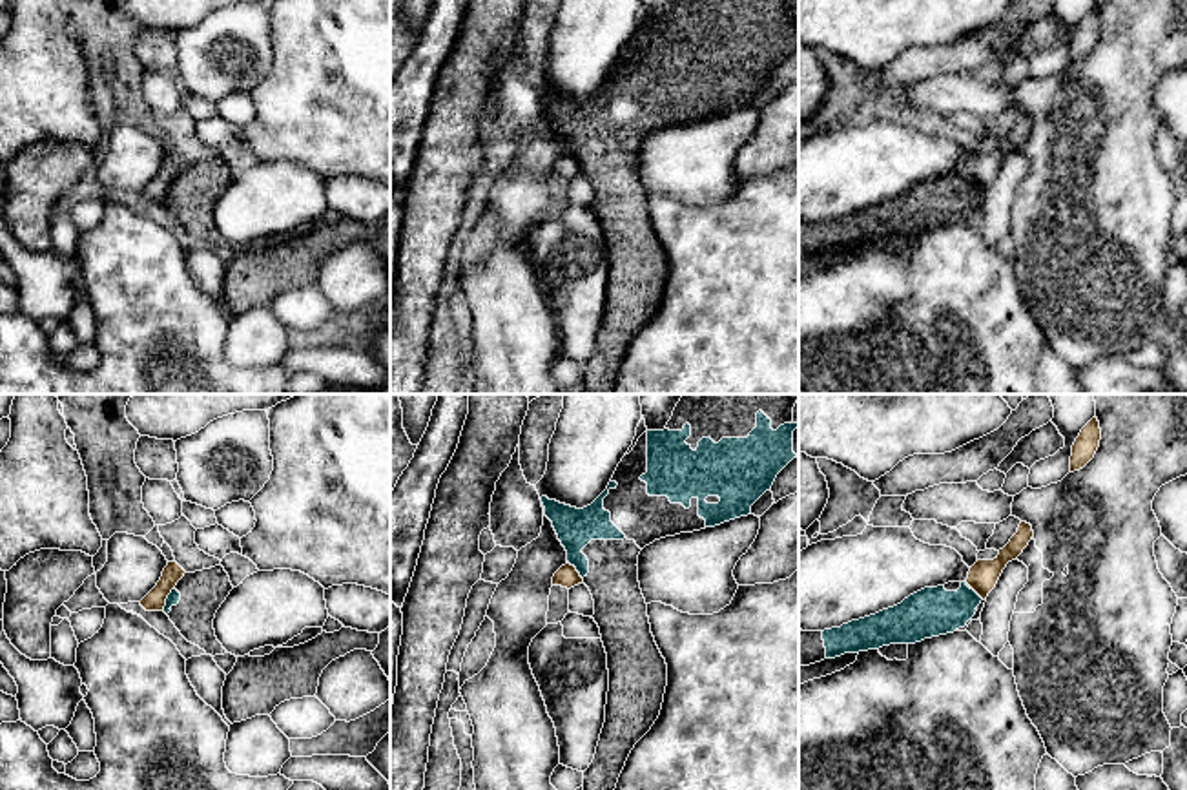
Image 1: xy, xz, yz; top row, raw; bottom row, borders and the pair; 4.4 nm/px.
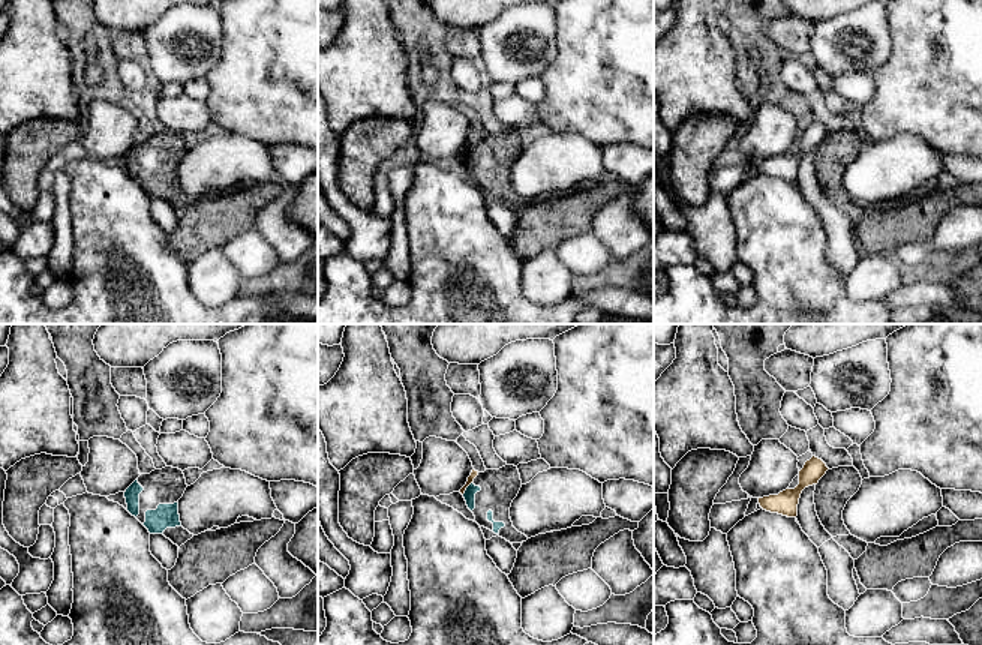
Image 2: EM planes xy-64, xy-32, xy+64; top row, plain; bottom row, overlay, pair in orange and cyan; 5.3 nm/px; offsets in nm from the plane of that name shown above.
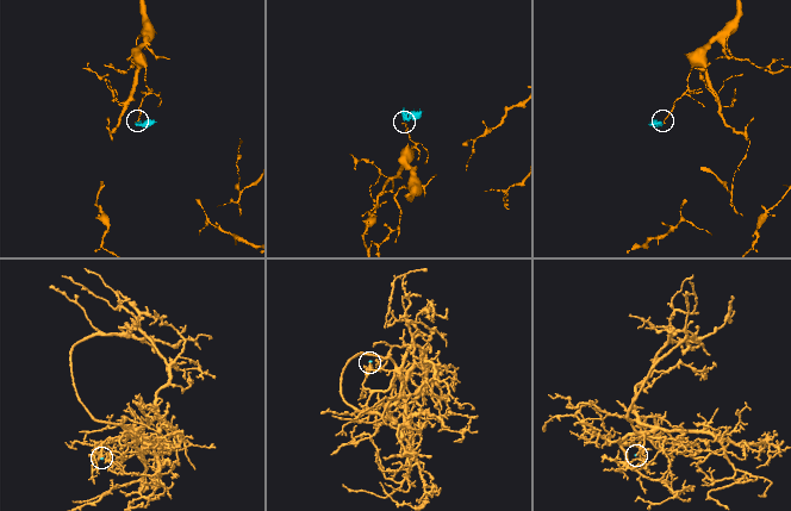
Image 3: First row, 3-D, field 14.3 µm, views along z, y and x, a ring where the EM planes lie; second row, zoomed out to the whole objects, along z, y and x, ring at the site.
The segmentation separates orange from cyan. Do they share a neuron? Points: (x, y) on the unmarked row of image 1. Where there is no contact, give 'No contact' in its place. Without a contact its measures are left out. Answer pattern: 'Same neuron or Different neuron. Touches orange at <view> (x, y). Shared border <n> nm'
Different neuron. Touches orange at xy (166, 188). Shared border 120 nm

